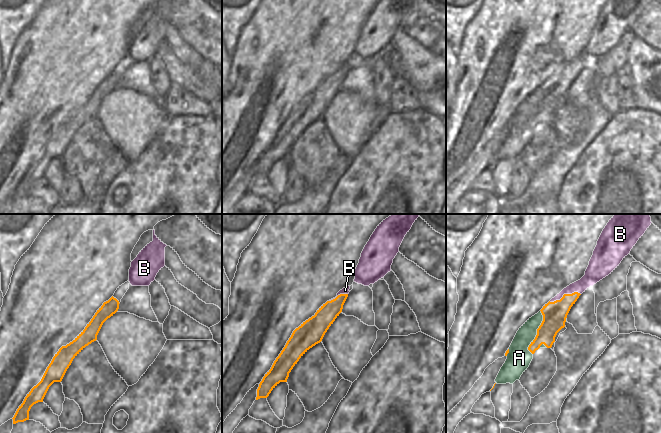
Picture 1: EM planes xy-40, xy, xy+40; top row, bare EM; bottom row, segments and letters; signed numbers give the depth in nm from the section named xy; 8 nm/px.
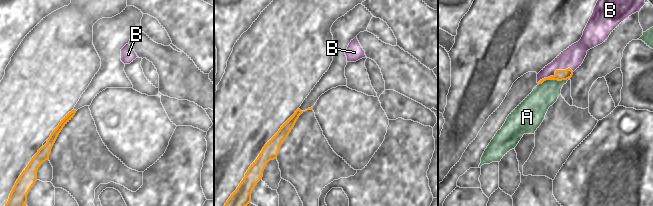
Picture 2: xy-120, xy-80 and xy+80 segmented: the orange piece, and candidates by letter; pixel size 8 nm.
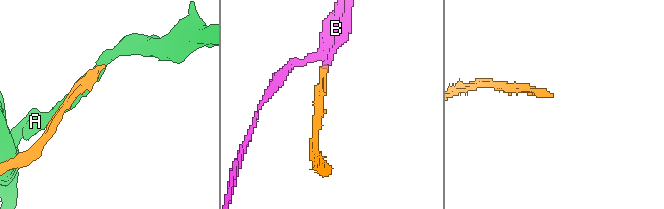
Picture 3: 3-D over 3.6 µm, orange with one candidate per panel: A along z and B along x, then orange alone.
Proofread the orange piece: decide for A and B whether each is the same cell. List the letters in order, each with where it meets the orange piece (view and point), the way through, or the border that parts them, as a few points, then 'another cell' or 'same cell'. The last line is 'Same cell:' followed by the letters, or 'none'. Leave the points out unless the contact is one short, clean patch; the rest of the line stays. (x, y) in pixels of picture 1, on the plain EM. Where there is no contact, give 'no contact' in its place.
A: xy+40 (537, 108) | another cell
B: xy+40 (564, 70) | along xy+40 (580, 69), (565, 69), (559, 75), (549, 77) | another cell
Same cell: none

